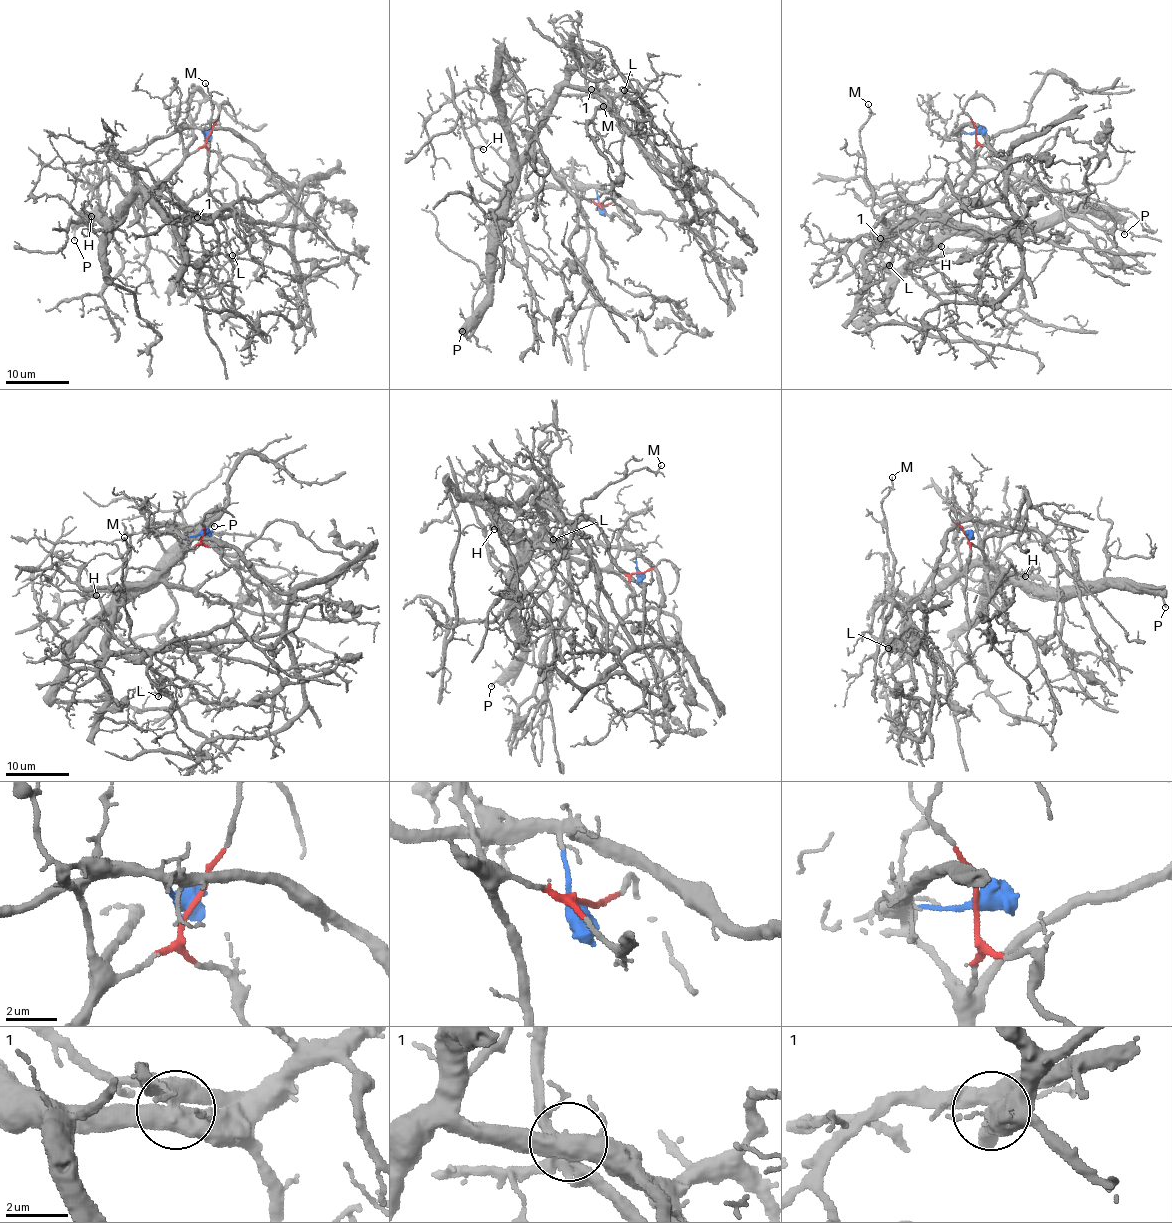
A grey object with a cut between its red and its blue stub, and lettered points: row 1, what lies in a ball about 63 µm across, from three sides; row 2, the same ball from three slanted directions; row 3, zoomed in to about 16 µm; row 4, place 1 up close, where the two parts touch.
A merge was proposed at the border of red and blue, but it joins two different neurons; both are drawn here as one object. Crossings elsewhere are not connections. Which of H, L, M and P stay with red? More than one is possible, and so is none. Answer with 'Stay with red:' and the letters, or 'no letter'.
Stay with red: H, L, M, P

